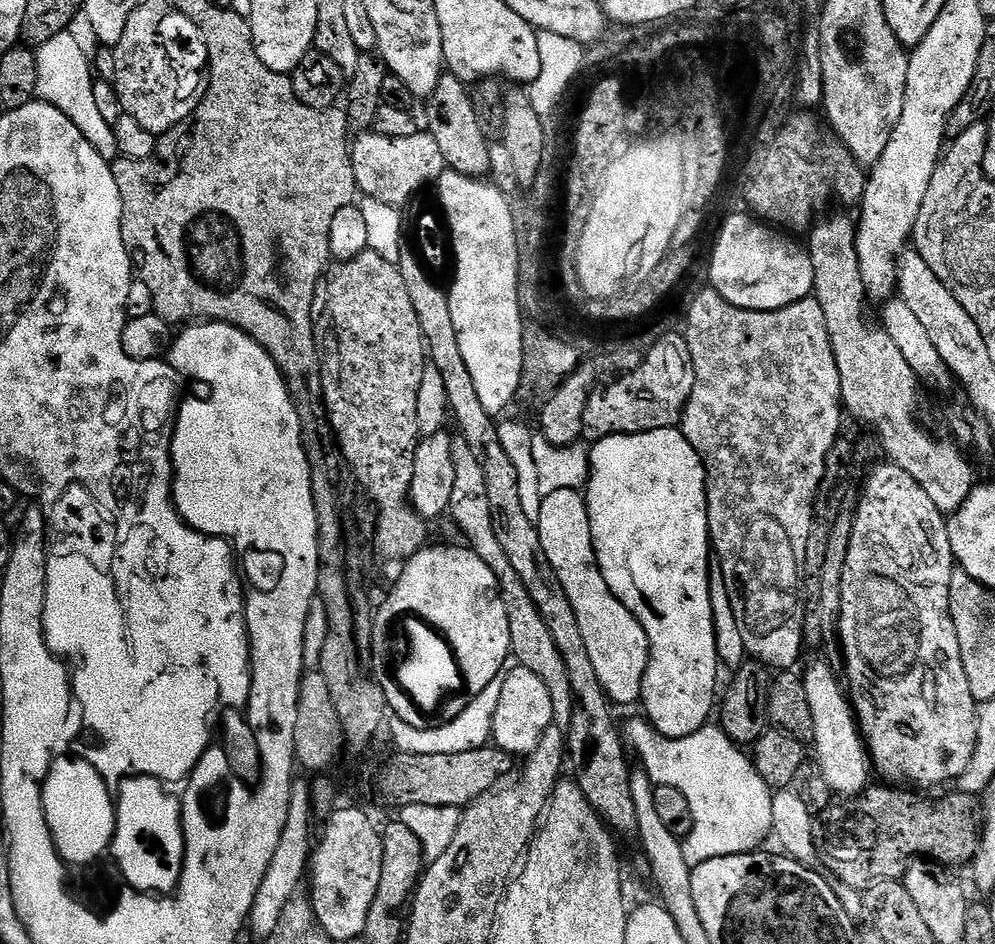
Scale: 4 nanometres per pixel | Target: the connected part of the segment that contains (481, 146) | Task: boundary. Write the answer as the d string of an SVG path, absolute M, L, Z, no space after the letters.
M451 74L441 76L425 104L428 104L424 108L424 120L428 123L426 131L434 138L434 142L438 142L438 150L442 150L445 165L458 174L487 177L491 170L490 140L482 136L481 128L477 125L472 97L465 81Z

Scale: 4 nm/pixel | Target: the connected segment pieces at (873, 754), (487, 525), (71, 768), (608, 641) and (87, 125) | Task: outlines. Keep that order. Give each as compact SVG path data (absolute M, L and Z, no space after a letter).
M883 462L868 476L868 481L864 484L860 496L858 492L858 503L856 506L856 521L854 522L854 534L850 538L850 550L846 554L846 570L842 574L842 610L839 627L838 644L844 647L844 668L848 671L848 680L846 676L846 692L850 697L852 711L856 715L856 723L860 726L860 734L864 738L864 743L868 749L870 764L873 769L876 768L885 776L885 781L891 782L893 785L900 786L903 780L908 784L917 784L920 788L932 788L935 784L944 784L947 780L952 782L959 781L960 776L966 770L966 766L970 766L972 755L976 749L976 726L978 723L978 705L974 694L970 694L970 682L966 682L966 670L962 670L962 650L958 650L958 634L954 634L954 622L950 618L950 582L954 571L954 561L952 559L952 547L950 546L950 538L948 537L948 520L945 513L938 510L938 506L934 506L934 502L930 502L930 497L926 495L926 490L922 490L922 486L918 486L918 482L914 482L914 478L910 478L910 474L906 474L906 470L902 470L898 465L891 462Z
M456 438L452 442L452 461L454 462L454 490L450 494L450 506L447 515L452 516L456 528L465 536L467 547L471 548L490 570L498 578L498 586L502 594L502 602L506 602L506 618L510 618L510 646L511 655L519 667L526 670L534 670L538 678L546 684L546 690L550 690L550 703L554 706L552 723L557 728L567 729L572 721L576 699L572 697L570 690L570 678L566 678L566 662L562 662L562 654L558 654L558 646L554 646L554 638L542 622L542 616L538 614L538 608L534 606L534 600L526 591L522 578L518 578L518 570L510 566L510 558L498 543L498 537L494 534L494 522L490 519L490 501L486 491L486 478L482 474L482 465L474 459L474 453L464 439Z
M56 764L48 786L40 787L40 816L44 816L48 840L90 840L90 856L55 856L55 860L88 860L110 836L116 796L106 796L98 778L88 774L94 774L94 770L86 764Z
M554 490L554 494L543 497L536 529L540 531L542 550L546 550L546 558L550 558L554 574L558 574L558 582L562 582L566 598L570 598L570 606L574 606L578 627L582 629L590 662L594 662L598 682L602 682L604 692L613 705L635 705L640 699L642 678L648 665L646 630L642 630L638 618L634 618L622 602L618 602L610 586L606 586L606 578L602 578L592 545L585 493L580 490Z
M59 32L50 42L46 42L36 52L38 62L38 86L36 87L37 97L43 103L54 106L82 130L82 134L91 142L98 154L109 162L117 159L116 135L112 133L112 125L107 124L102 116L98 114L98 105L94 102L94 79L93 65L82 54L77 43L67 32Z

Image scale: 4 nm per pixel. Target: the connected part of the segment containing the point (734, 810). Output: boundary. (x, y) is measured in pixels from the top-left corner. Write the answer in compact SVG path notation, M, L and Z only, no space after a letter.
M647 719L632 720L626 728L626 740L631 751L641 760L642 770L652 779L653 785L665 784L682 790L686 802L690 802L690 814L694 814L694 826L690 834L683 837L682 854L692 869L710 858L743 856L746 852L757 851L764 839L769 839L772 832L772 797L773 789L756 773L756 766L747 755L725 734L723 727L705 726L686 738L671 740L657 728L652 727Z

